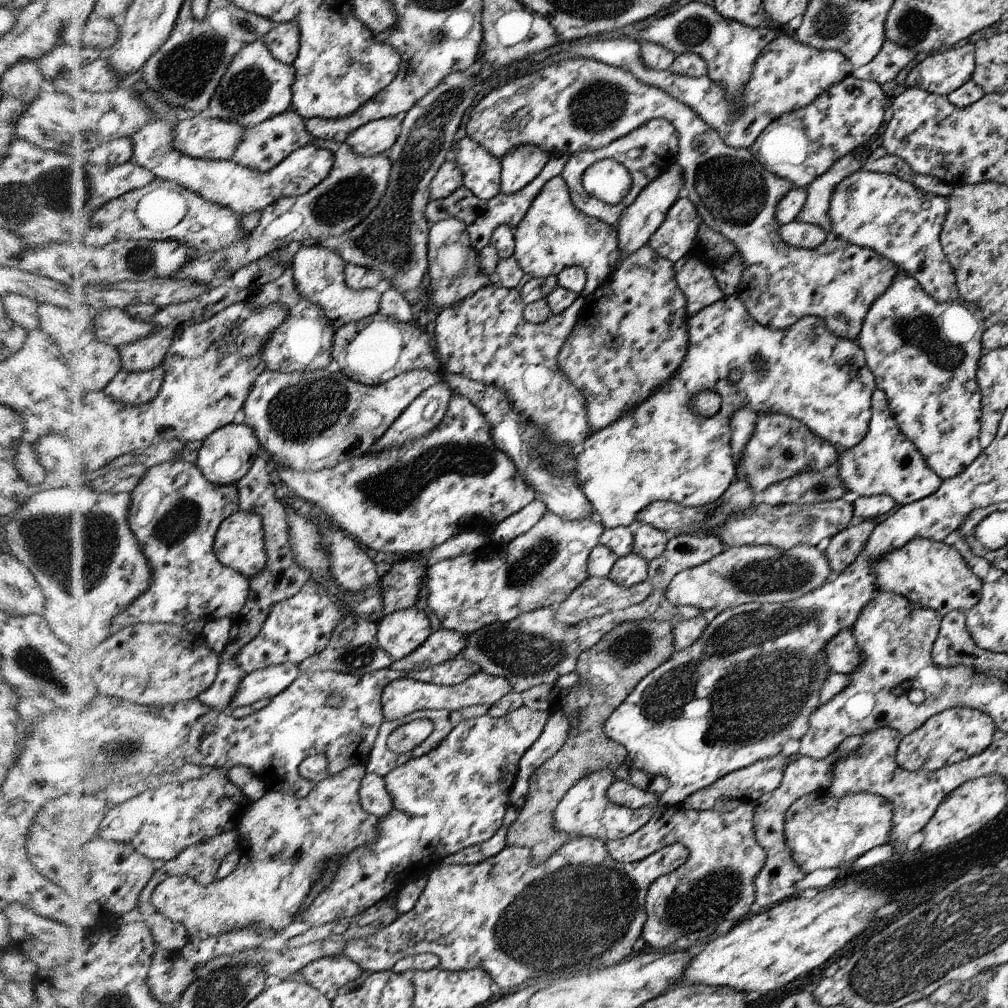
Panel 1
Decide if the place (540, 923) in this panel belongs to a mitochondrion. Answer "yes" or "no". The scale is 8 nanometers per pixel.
yes

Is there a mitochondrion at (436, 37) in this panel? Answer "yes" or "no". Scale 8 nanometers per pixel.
yes

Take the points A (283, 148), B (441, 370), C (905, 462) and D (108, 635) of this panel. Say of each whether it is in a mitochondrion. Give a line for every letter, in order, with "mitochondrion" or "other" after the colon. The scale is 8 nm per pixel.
A: other
B: other
C: other
D: other

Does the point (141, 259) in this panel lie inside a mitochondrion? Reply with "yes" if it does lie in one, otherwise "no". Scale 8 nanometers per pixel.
yes

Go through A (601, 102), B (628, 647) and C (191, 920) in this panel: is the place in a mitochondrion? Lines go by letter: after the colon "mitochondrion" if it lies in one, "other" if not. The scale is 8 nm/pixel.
A: mitochondrion
B: mitochondrion
C: other

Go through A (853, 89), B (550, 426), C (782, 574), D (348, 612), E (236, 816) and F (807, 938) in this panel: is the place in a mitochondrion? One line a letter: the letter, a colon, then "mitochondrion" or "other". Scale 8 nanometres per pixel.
A: other
B: mitochondrion
C: mitochondrion
D: other
E: other
F: other

